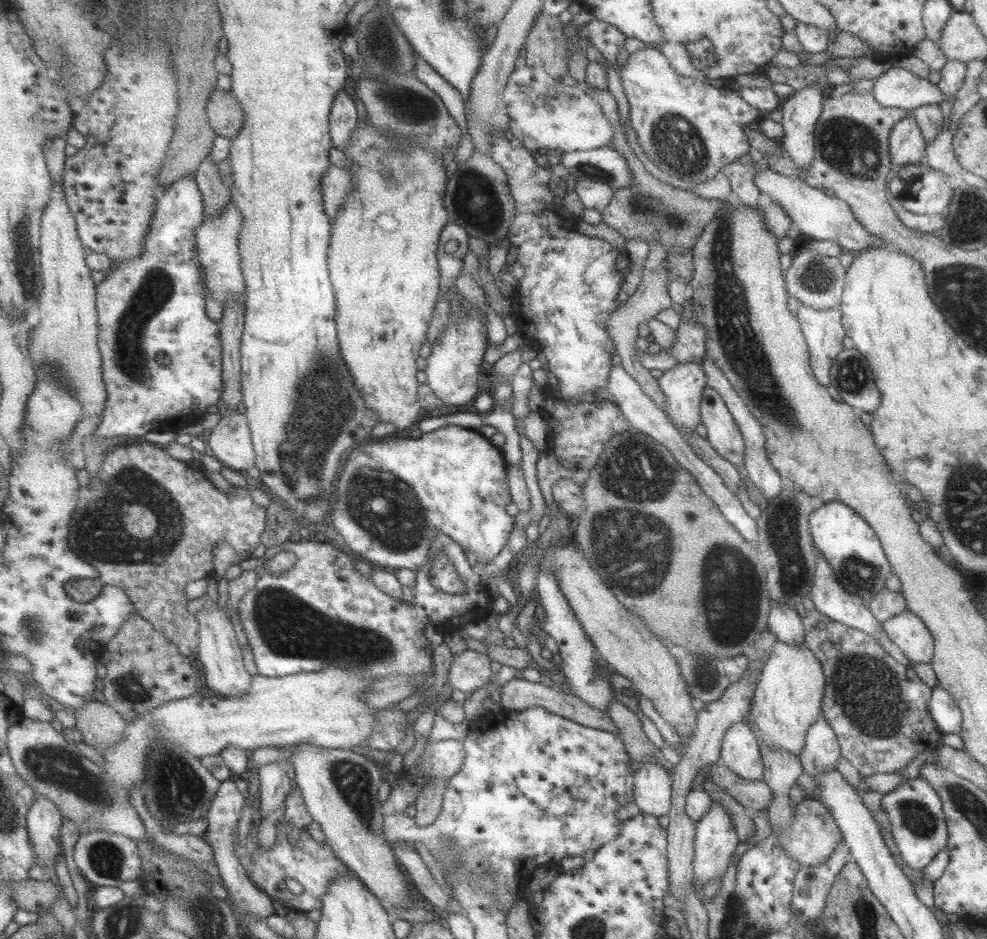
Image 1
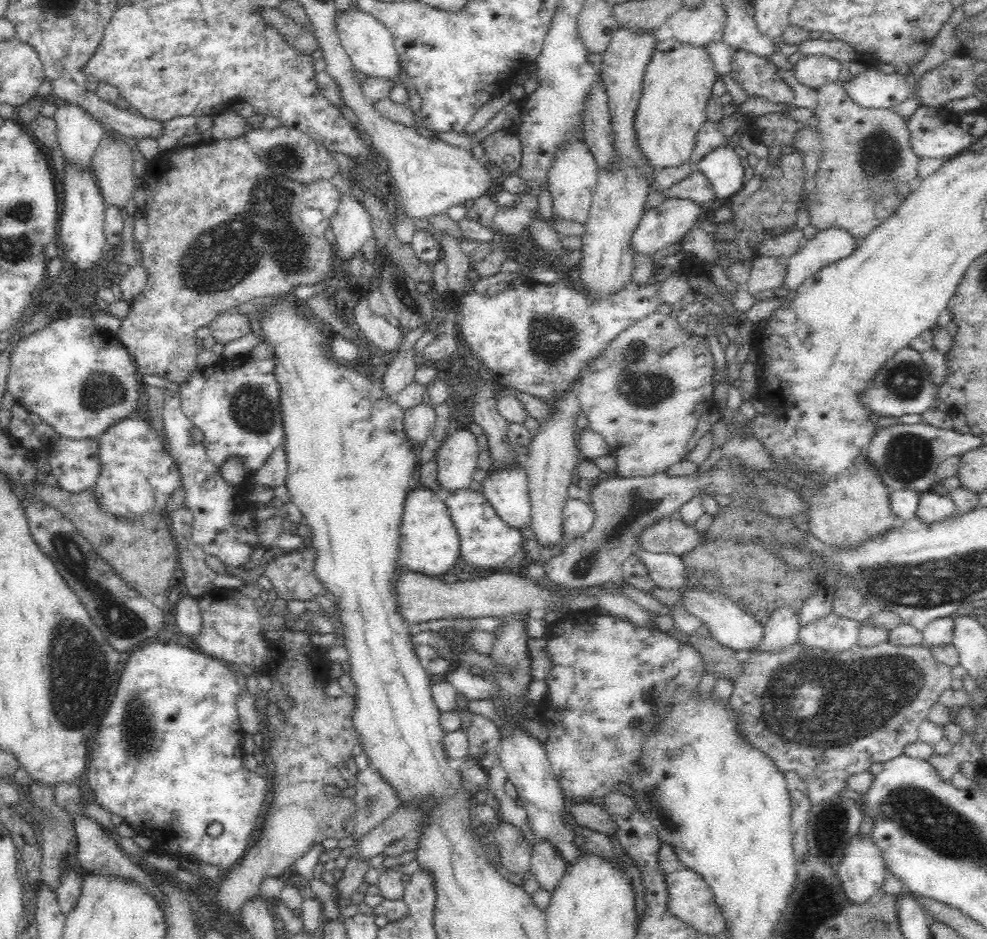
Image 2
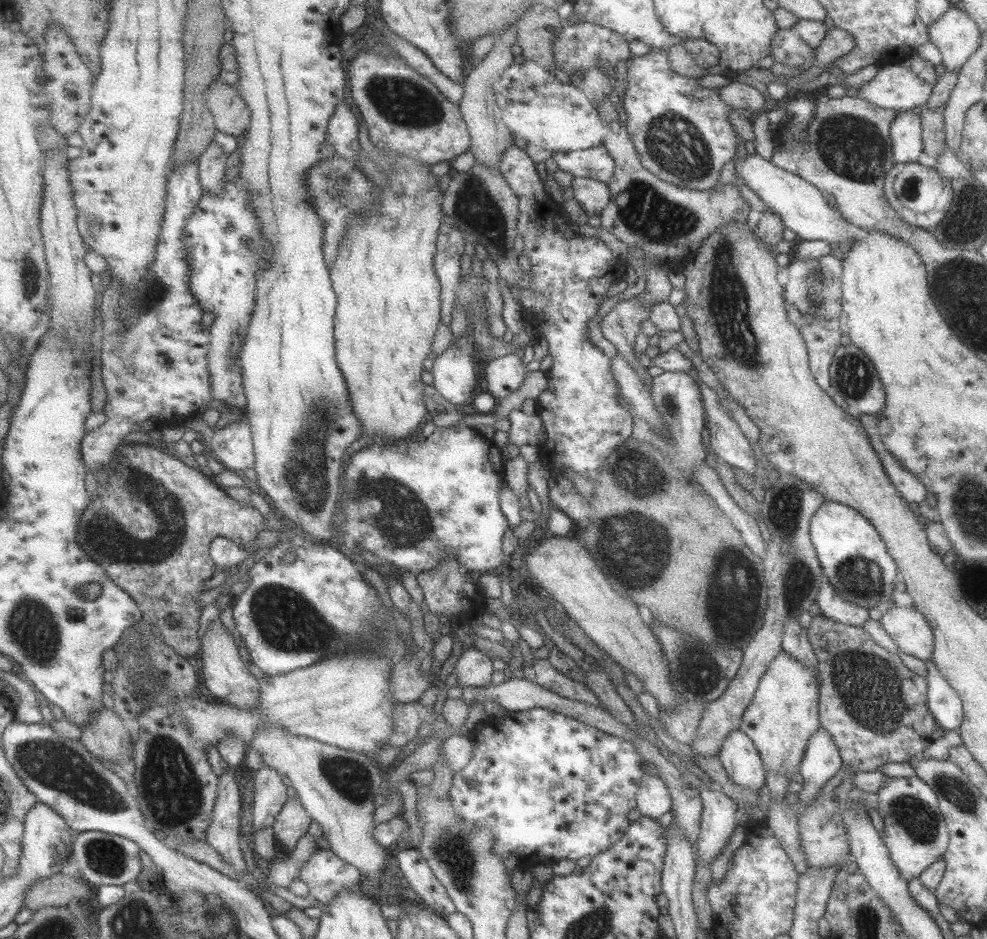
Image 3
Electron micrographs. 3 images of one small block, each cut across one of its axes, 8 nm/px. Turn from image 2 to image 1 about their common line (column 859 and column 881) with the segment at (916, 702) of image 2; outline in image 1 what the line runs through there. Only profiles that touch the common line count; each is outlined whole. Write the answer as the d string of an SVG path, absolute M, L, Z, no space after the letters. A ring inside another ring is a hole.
M815 609L805 612L800 620L805 630L804 644L821 663L825 686L820 714L833 729L840 746L840 756L855 767L861 776L877 772L899 773L917 754L930 747L928 734L937 730L927 708L931 687L915 674L911 666L907 667L893 659L869 634L835 622Z

